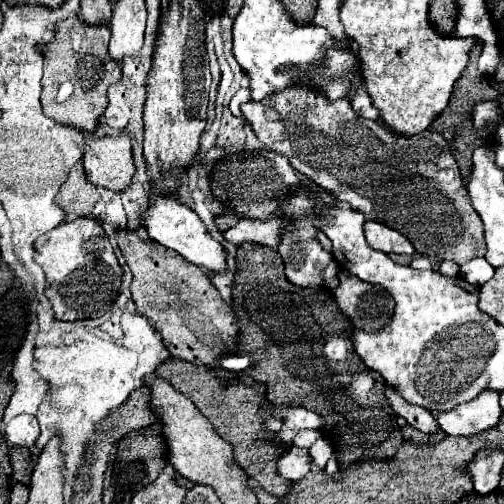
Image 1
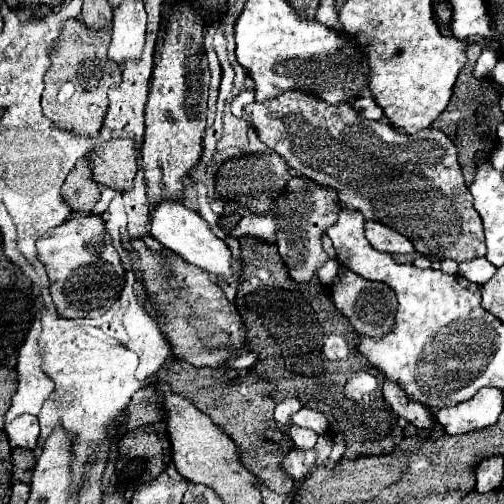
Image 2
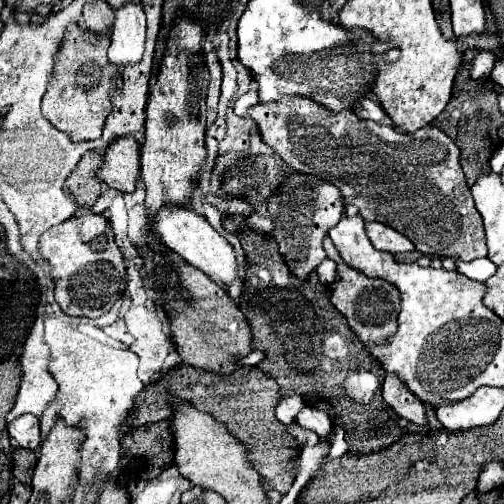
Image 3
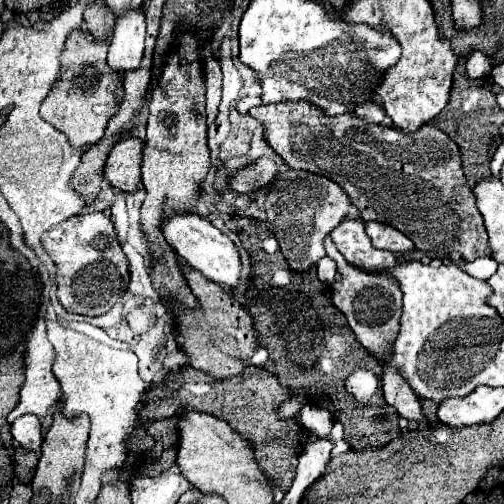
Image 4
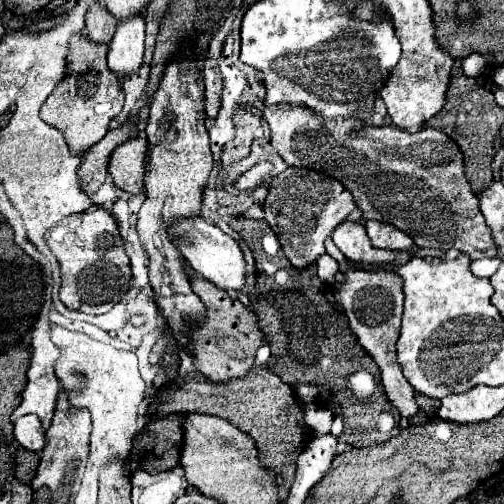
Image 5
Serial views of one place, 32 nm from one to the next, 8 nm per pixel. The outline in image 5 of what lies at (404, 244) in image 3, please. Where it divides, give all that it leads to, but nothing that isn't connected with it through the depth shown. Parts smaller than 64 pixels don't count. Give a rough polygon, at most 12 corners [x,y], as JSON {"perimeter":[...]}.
{"perimeter":[[368,220],[374,248],[410,250],[410,236],[384,222]]}

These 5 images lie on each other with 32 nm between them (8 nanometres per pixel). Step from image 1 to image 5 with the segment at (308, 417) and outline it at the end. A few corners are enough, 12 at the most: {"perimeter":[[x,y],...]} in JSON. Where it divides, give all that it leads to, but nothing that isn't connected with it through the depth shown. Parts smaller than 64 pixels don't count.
{"perimeter":[[316,404],[304,406],[304,424],[316,436],[328,434],[332,412]]}

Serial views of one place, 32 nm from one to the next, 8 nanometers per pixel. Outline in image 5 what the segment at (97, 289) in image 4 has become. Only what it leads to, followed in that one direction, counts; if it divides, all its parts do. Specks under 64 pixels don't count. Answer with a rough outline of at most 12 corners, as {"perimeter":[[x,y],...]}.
{"perimeter":[[96,208],[44,234],[68,310],[104,314],[128,292],[116,220]]}

